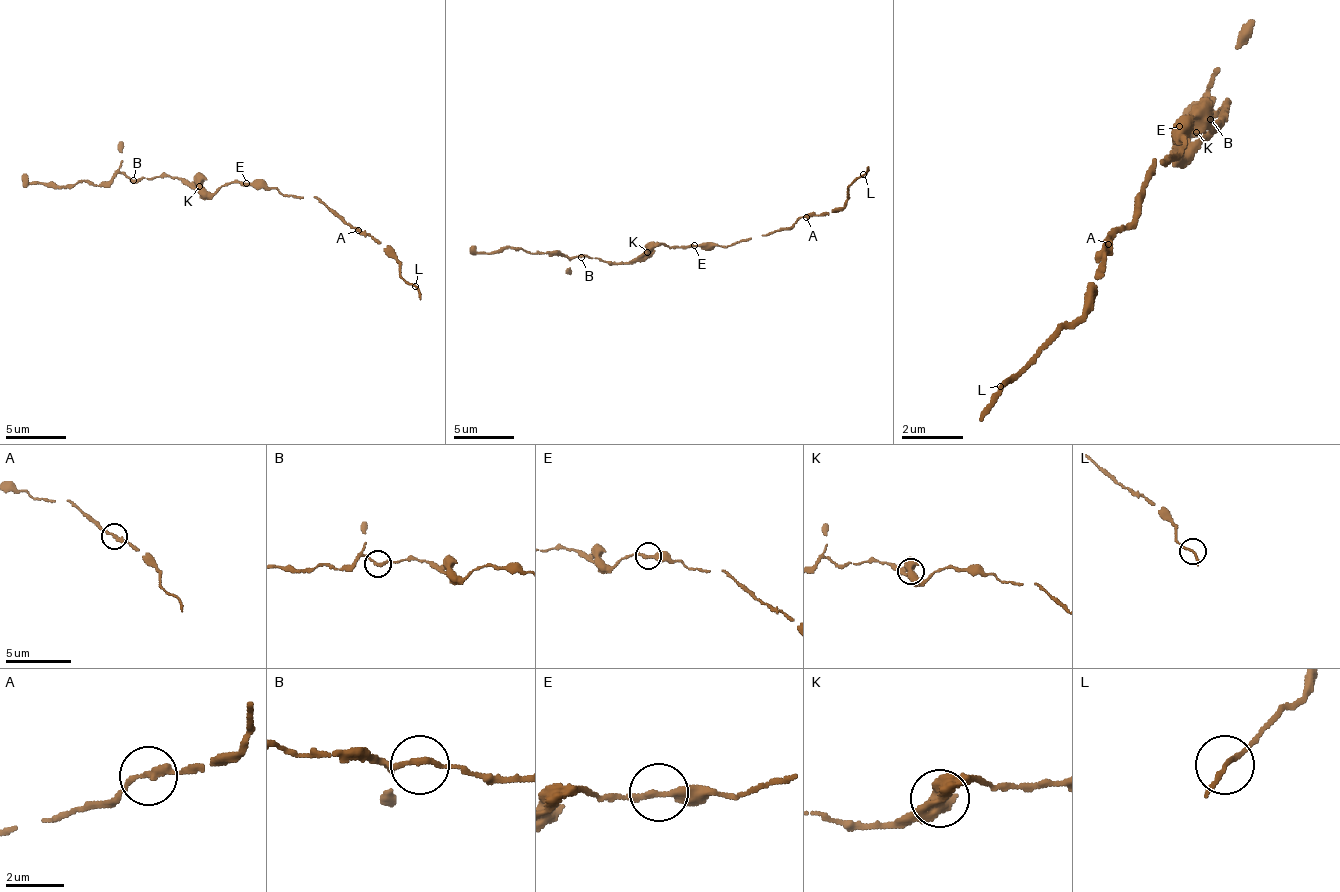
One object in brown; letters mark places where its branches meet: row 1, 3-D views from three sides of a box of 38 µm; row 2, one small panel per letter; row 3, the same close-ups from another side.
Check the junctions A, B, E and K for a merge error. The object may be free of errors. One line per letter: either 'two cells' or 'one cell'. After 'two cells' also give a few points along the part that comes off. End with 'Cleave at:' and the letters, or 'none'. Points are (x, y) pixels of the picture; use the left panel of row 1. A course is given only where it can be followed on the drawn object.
A: one cell
B: one cell
E: one cell
K: one cell
Cleave at: none

